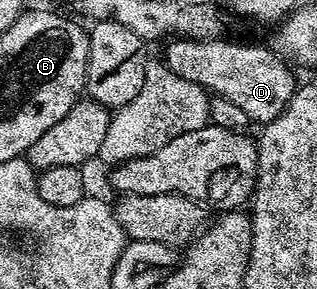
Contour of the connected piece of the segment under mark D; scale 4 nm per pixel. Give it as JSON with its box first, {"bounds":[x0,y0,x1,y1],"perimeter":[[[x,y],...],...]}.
{"bounds":[163,37,295,125],"perimeter":[[[184,37],[174,38],[166,42],[165,56],[163,62],[165,66],[170,67],[179,77],[191,81],[195,85],[204,87],[206,92],[214,96],[231,101],[231,105],[243,109],[247,117],[254,124],[264,125],[275,121],[283,113],[283,109],[291,101],[295,90],[293,75],[288,71],[286,60],[278,55],[272,46],[260,47],[257,43],[232,43],[226,37],[216,39],[187,39]]]}

